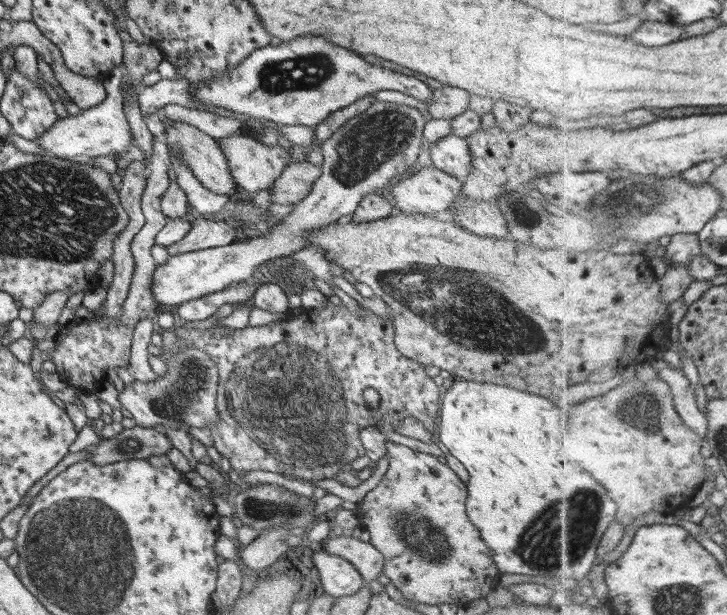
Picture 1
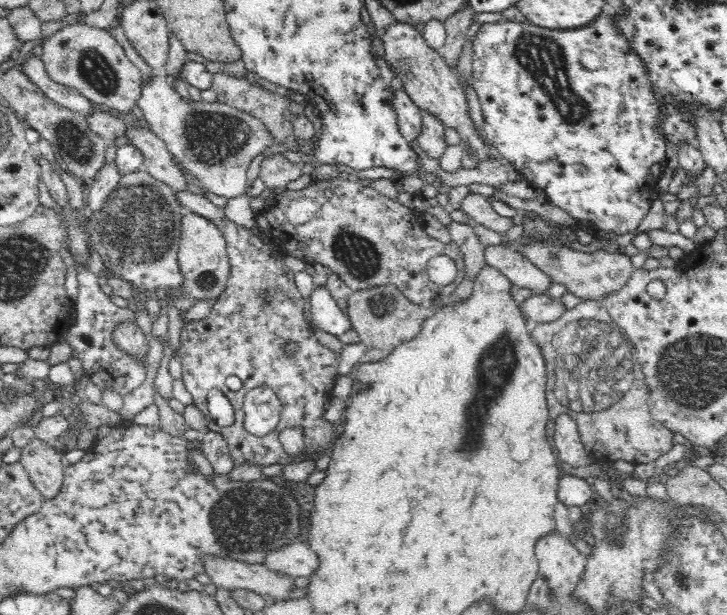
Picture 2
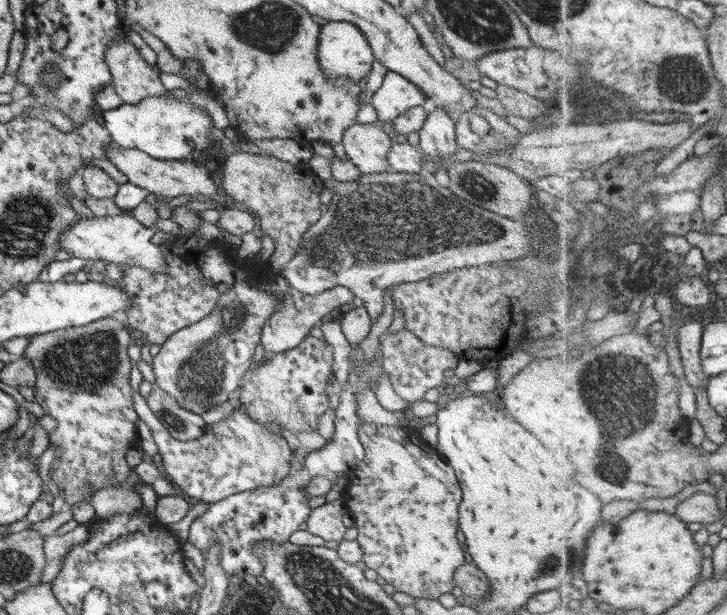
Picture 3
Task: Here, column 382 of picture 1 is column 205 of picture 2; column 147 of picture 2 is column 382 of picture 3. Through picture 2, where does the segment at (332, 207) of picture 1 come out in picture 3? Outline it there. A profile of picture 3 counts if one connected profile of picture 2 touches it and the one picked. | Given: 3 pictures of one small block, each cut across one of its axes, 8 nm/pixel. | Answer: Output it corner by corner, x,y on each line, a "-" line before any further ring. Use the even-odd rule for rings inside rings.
389,71
370,103
377,111
377,123
380,124
388,120
394,122
398,115
404,114
410,108
422,106
426,101
427,95
416,84

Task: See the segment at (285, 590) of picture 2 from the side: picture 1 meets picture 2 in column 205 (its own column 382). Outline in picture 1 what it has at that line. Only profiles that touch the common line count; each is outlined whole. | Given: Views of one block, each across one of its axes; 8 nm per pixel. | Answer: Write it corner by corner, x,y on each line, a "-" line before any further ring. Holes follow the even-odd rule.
329,536
324,550
348,560
364,582
376,580
383,570
382,553
369,542
361,542
350,536

